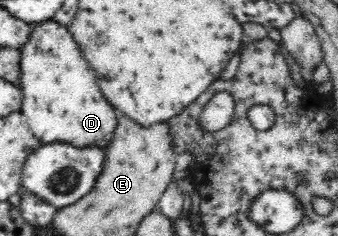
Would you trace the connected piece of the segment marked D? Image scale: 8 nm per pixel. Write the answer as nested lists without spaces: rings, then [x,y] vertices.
[[[53,18],[30,23],[28,41],[18,50],[21,73],[18,86],[22,90],[21,110],[26,125],[30,127],[34,136],[43,143],[69,142],[74,146],[109,145],[119,113],[110,105],[110,102],[107,102],[91,66],[83,59],[82,52],[67,29],[67,25],[58,23]]]

